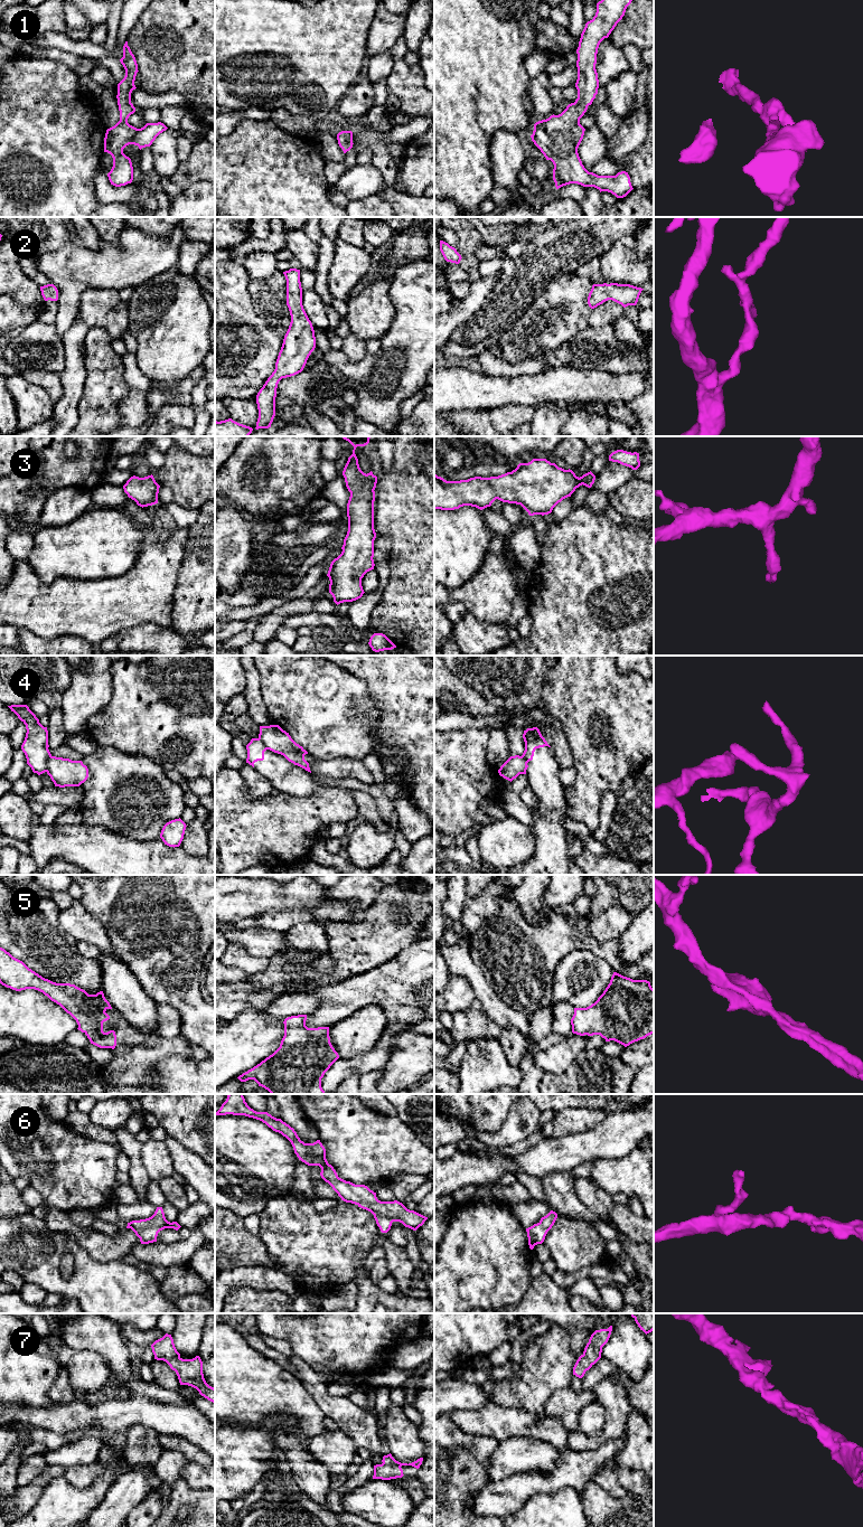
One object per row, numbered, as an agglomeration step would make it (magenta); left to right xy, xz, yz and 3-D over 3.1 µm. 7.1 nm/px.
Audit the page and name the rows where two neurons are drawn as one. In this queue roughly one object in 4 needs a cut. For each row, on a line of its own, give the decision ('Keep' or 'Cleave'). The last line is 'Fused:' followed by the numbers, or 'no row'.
1: Keep
2: Keep
3: Keep
4: Cleave
5: Keep
6: Keep
7: Keep
Fused: 4

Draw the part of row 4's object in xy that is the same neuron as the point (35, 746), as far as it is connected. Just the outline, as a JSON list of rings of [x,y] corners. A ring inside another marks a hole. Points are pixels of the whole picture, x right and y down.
[[[27,705],[8,706],[18,718],[26,725],[26,737],[21,750],[26,755],[27,764],[38,775],[46,772],[47,761],[51,757],[48,750],[48,730],[44,727],[36,715]]]

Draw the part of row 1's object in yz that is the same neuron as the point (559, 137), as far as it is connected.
[[[601,0],[597,3],[595,16],[585,23],[576,49],[578,98],[561,114],[553,114],[534,124],[532,141],[546,160],[553,162],[553,180],[556,189],[578,183],[583,187],[594,187],[600,192],[611,192],[617,198],[626,197],[634,189],[628,172],[621,171],[616,176],[598,176],[589,172],[578,153],[585,131],[580,124],[580,119],[592,104],[599,88],[595,69],[599,45],[622,19],[631,1]]]

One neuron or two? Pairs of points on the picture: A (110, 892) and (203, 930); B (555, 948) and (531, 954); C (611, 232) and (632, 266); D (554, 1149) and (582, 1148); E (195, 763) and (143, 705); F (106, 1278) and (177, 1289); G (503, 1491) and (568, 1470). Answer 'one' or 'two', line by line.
A: one
B: one
C: two
D: one
E: one
F: two
G: one

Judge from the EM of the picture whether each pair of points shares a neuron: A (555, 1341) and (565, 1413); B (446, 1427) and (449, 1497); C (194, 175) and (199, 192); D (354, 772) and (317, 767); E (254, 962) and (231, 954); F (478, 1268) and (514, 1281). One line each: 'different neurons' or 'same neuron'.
A: different neurons
B: same neuron
C: different neurons
D: same neuron
E: same neuron
F: same neuron

